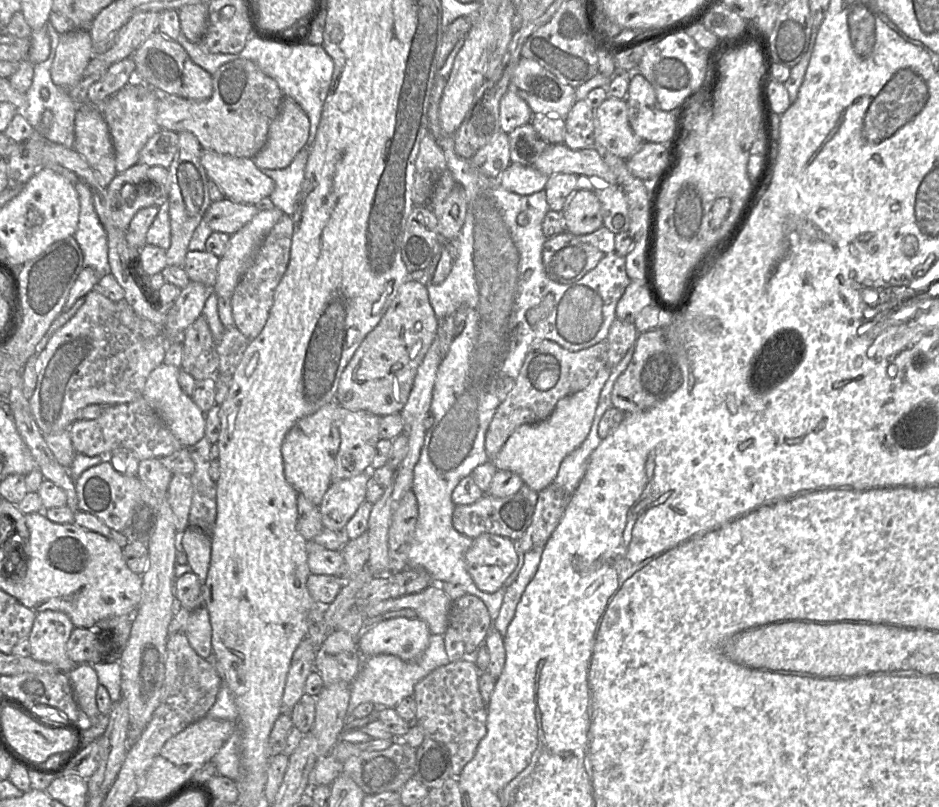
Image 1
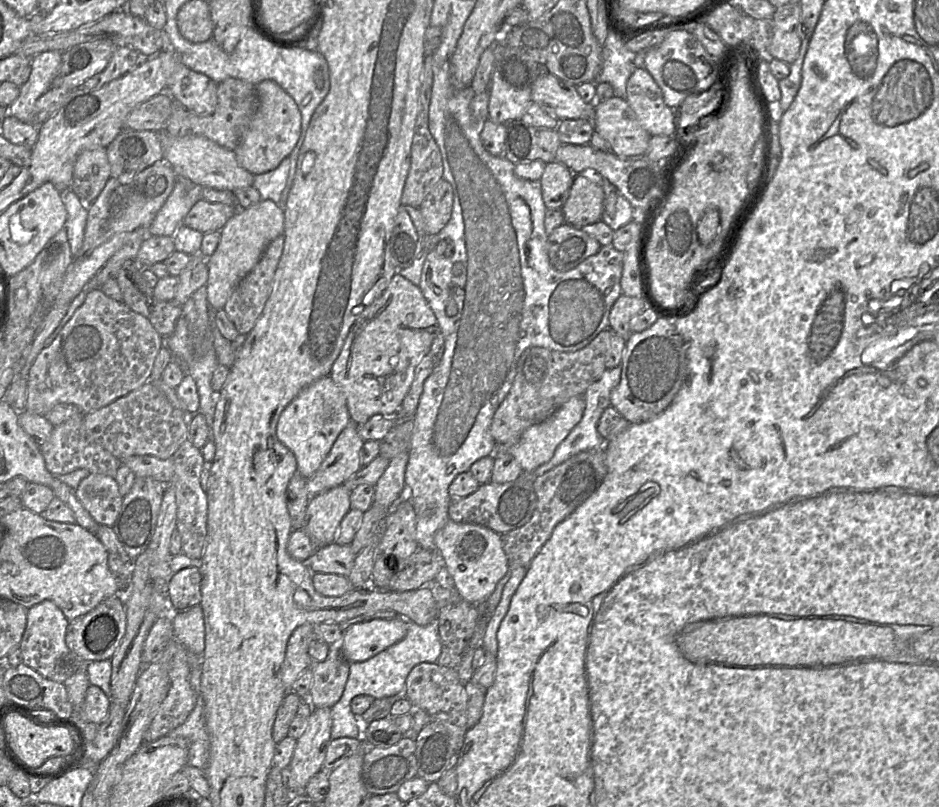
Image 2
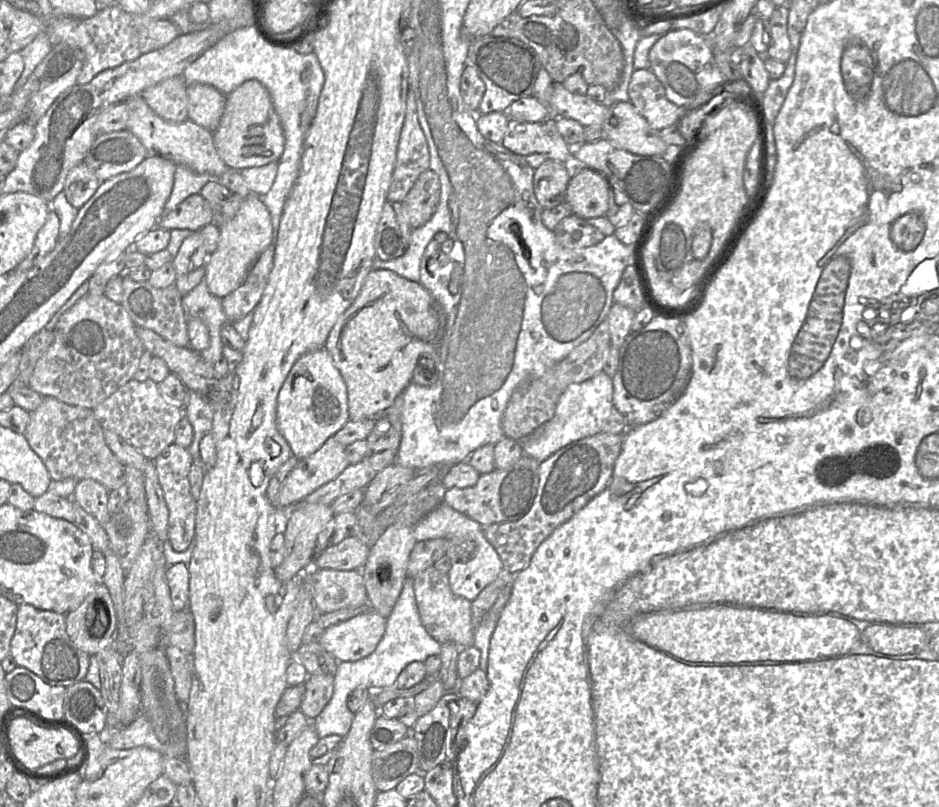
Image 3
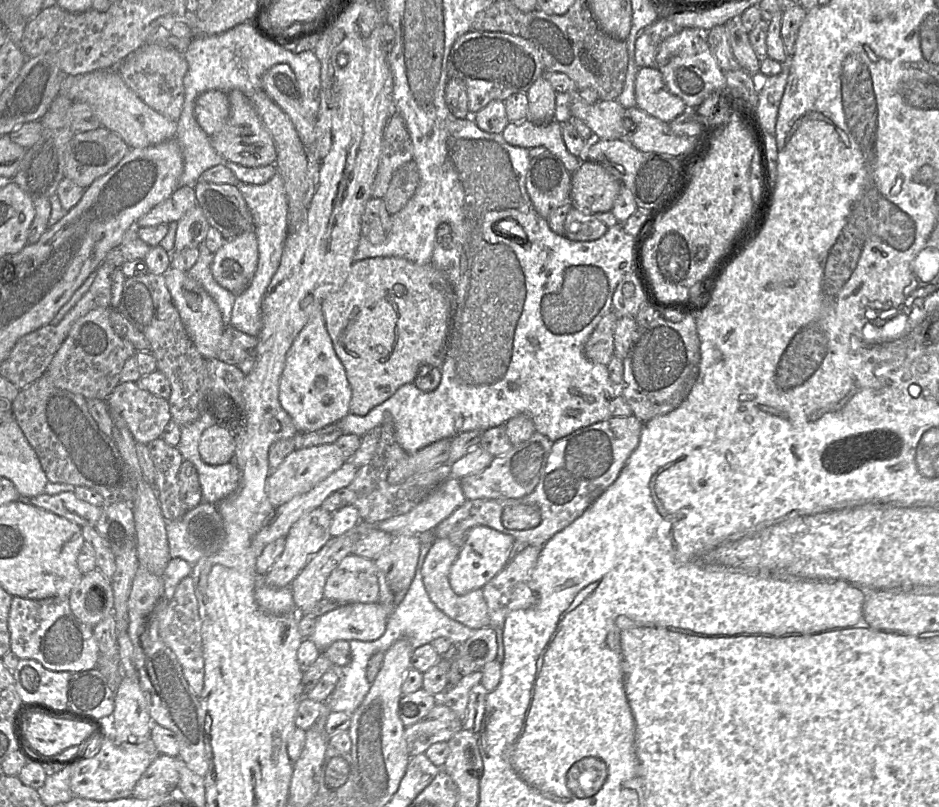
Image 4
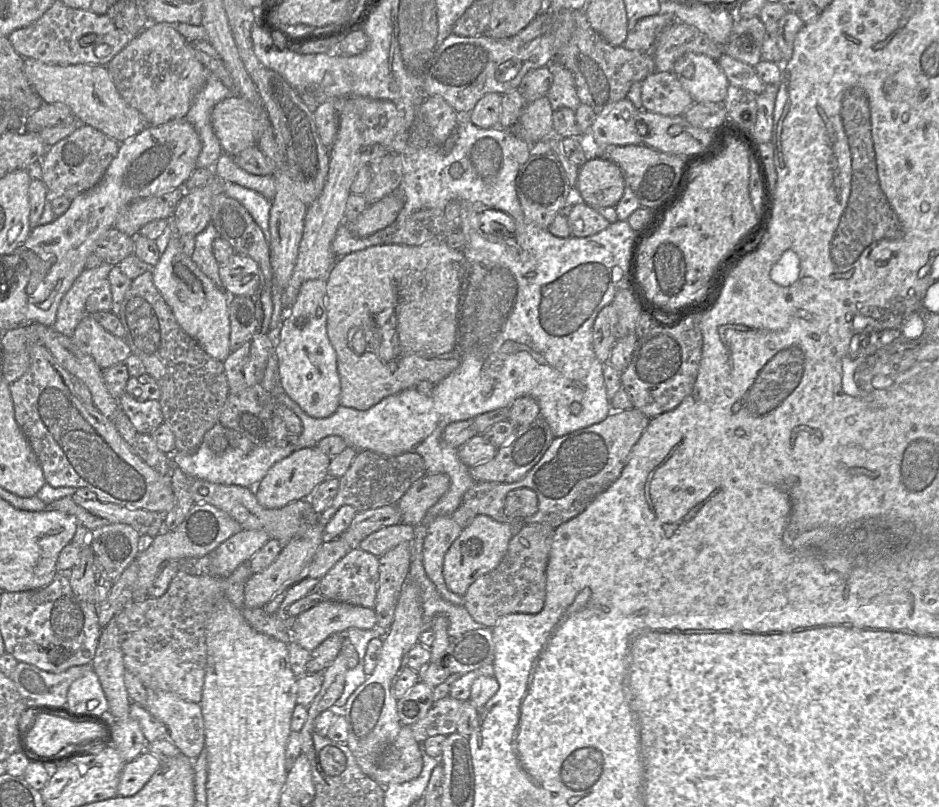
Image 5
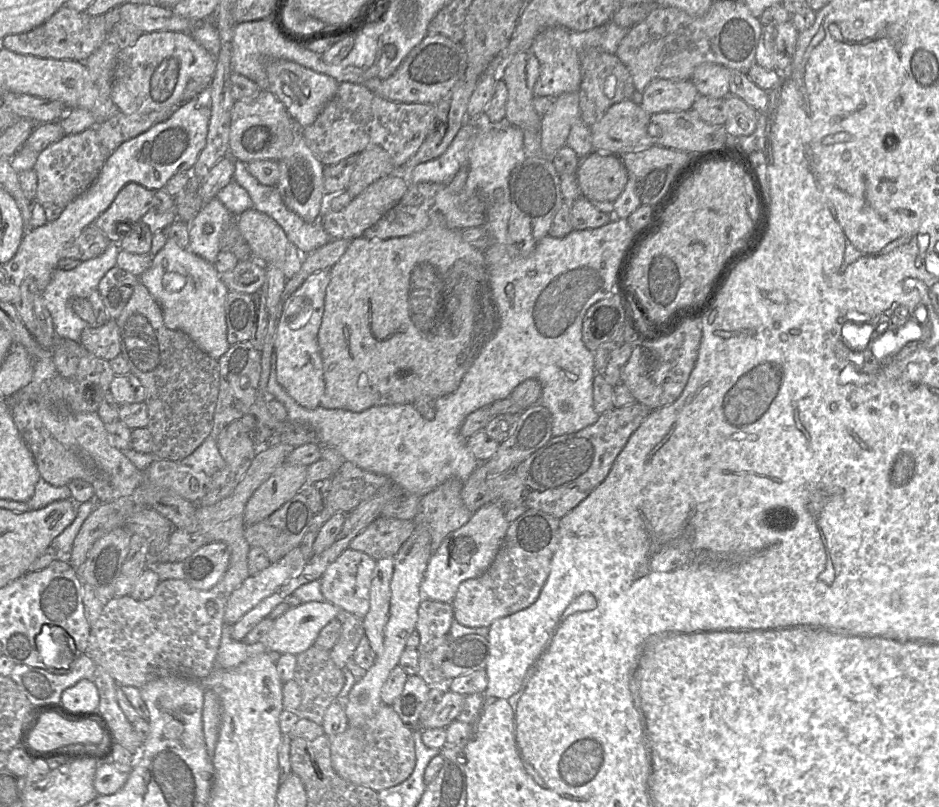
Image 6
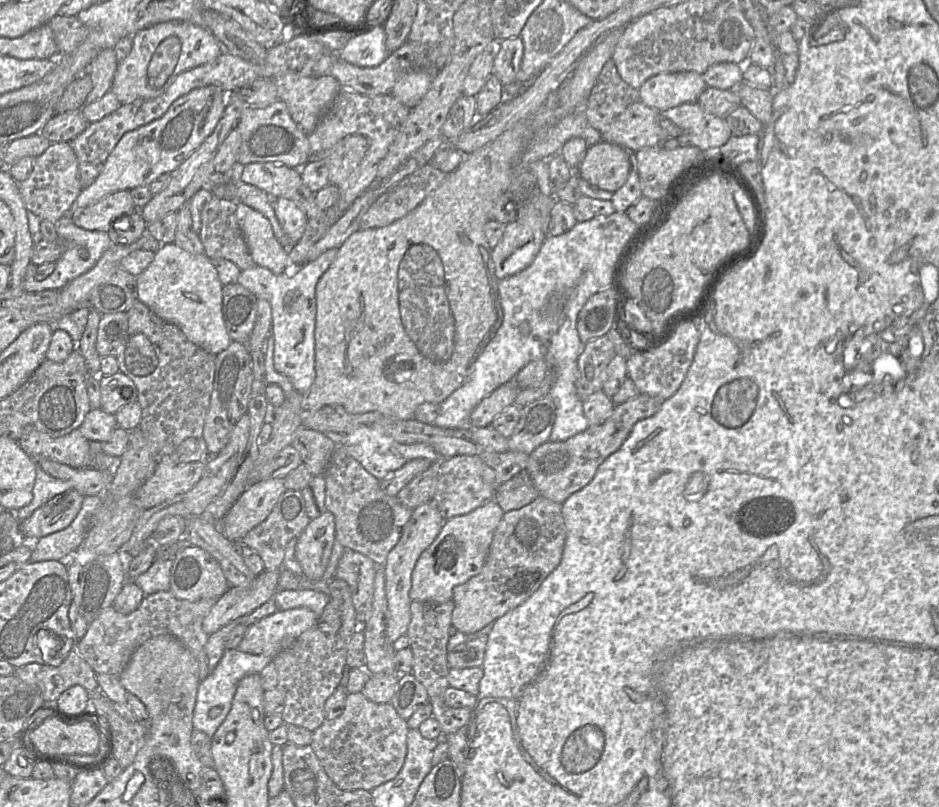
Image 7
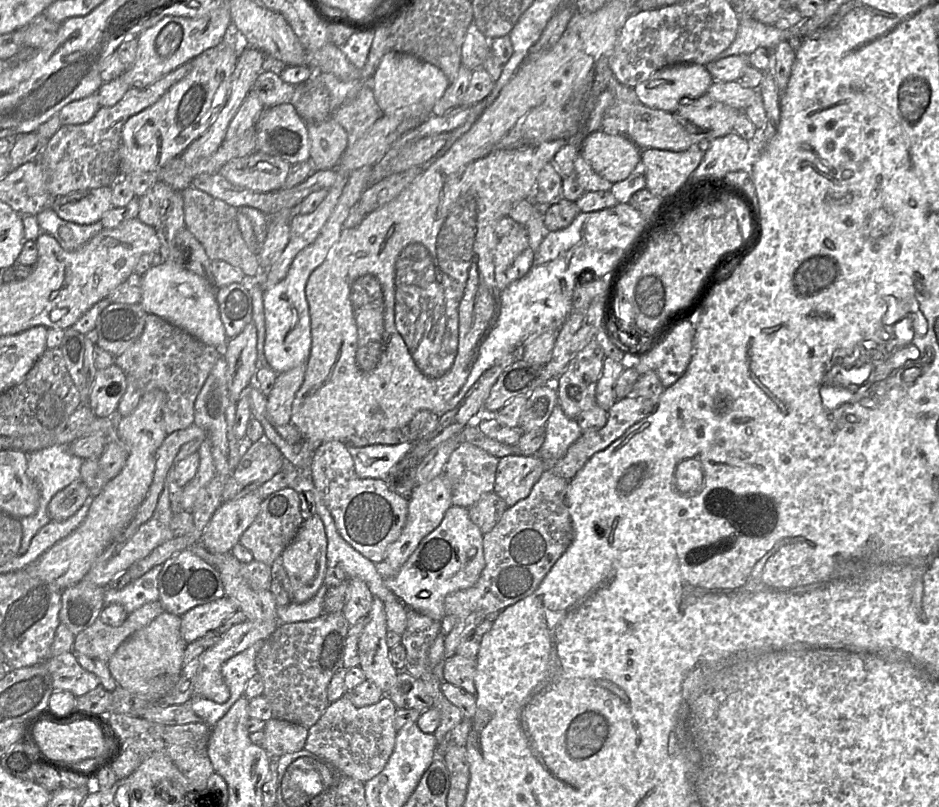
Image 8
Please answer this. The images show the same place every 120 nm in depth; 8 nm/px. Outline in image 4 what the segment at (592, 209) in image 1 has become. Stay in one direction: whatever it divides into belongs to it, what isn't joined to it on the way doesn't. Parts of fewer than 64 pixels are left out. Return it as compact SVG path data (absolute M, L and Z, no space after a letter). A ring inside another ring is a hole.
M585 159L572 173L570 201L584 213L608 212L620 186L620 181L604 165Z

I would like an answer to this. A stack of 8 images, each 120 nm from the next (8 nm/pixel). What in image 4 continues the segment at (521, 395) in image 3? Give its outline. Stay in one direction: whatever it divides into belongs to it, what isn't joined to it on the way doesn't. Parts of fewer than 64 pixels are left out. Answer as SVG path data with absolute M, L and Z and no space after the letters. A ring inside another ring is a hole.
M610 311L599 321L588 337L584 353L590 361L607 365L614 356L614 330L618 316Z

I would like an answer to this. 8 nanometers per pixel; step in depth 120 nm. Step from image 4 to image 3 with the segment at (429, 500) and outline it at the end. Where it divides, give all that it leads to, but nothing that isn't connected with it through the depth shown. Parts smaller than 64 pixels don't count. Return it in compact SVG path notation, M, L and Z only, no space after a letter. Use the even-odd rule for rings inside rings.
M444 501L412 527L417 542L444 538L448 542L446 555L451 568L447 573L452 592L468 601L474 601L481 591L495 581L503 571L500 556L484 535L476 521L454 510Z

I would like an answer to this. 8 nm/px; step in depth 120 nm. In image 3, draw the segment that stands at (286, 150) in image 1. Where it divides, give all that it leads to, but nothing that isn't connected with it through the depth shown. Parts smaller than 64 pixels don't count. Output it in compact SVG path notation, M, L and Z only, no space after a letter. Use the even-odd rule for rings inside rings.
M248 80L225 96L224 109L212 131L216 151L229 167L241 171L278 162L284 151L285 136L266 87Z

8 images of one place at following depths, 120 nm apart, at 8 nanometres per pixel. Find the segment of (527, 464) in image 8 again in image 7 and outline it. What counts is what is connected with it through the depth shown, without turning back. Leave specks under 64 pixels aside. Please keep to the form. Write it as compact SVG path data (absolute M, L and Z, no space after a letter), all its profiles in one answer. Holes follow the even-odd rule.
M523 469L496 490L494 500L504 512L518 510L539 496L528 472Z

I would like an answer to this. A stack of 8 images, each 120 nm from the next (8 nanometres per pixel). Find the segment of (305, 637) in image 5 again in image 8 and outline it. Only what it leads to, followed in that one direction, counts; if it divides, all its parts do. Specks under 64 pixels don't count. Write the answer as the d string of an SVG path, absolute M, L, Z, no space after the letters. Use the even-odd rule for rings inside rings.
M278 620L245 621L232 626L222 634L220 639L201 655L200 664L195 675L194 695L222 704L229 699L230 692L222 676L222 665L232 656L246 650L258 641L267 639L279 626Z

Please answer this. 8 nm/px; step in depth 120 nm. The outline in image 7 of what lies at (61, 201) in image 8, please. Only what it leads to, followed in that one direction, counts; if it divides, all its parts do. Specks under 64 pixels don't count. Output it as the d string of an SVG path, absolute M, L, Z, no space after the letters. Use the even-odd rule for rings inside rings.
M119 190L77 211L71 219L83 229L108 233L117 219L140 209L134 205L129 190Z

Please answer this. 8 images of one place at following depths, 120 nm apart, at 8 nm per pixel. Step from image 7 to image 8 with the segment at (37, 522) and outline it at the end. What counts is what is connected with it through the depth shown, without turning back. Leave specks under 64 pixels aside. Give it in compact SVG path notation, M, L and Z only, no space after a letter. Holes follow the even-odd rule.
M82 479L72 482L57 492L48 504L51 521L64 521L73 516L89 495L88 487Z

